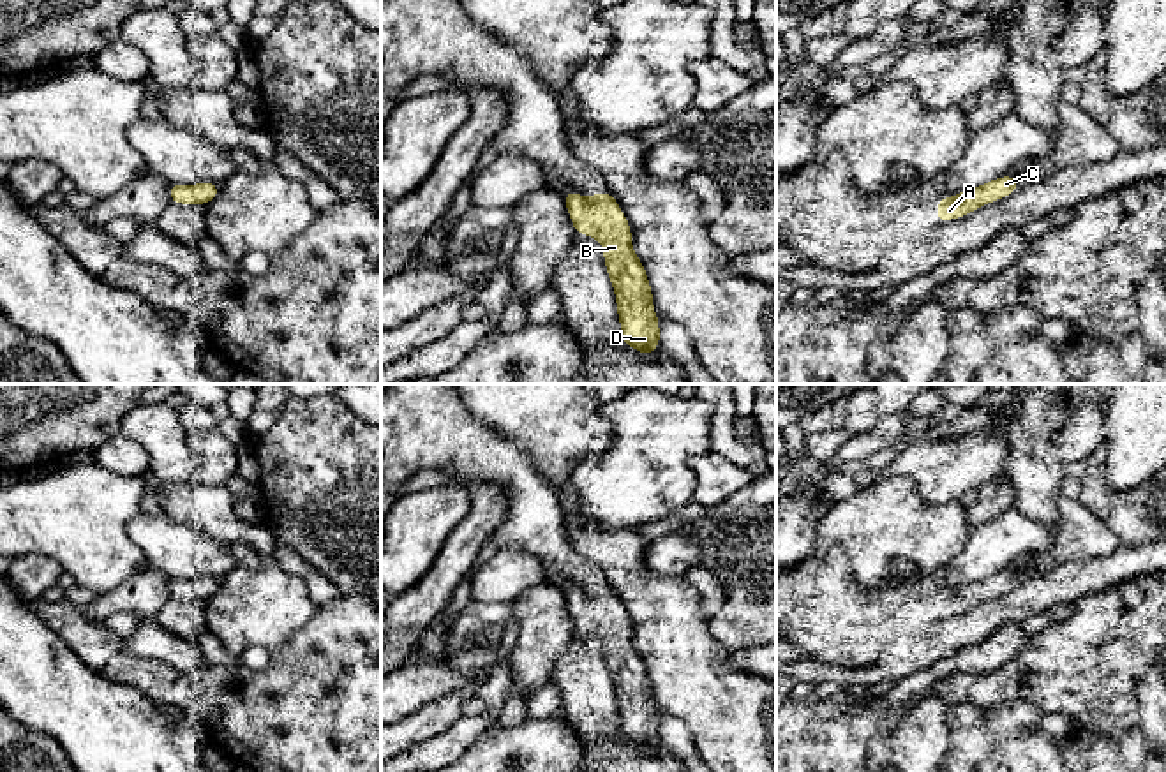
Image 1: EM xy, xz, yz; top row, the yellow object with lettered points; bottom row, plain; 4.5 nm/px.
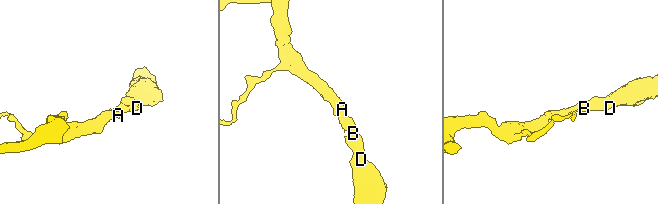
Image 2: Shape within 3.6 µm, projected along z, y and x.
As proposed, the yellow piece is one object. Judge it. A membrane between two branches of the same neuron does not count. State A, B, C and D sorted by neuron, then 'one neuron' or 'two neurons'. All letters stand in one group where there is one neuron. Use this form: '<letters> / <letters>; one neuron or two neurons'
A B C D; one neuron

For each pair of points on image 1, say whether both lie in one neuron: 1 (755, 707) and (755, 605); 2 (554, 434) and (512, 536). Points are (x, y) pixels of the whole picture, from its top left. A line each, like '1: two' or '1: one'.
1: two
2: two

